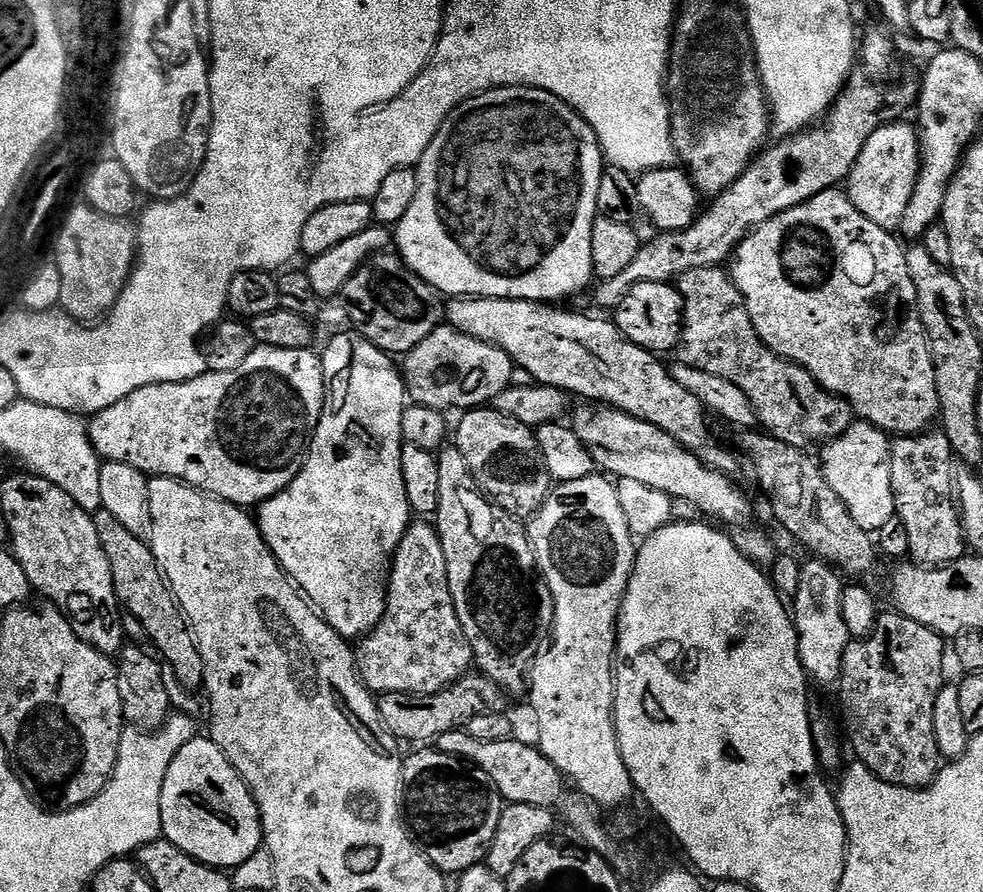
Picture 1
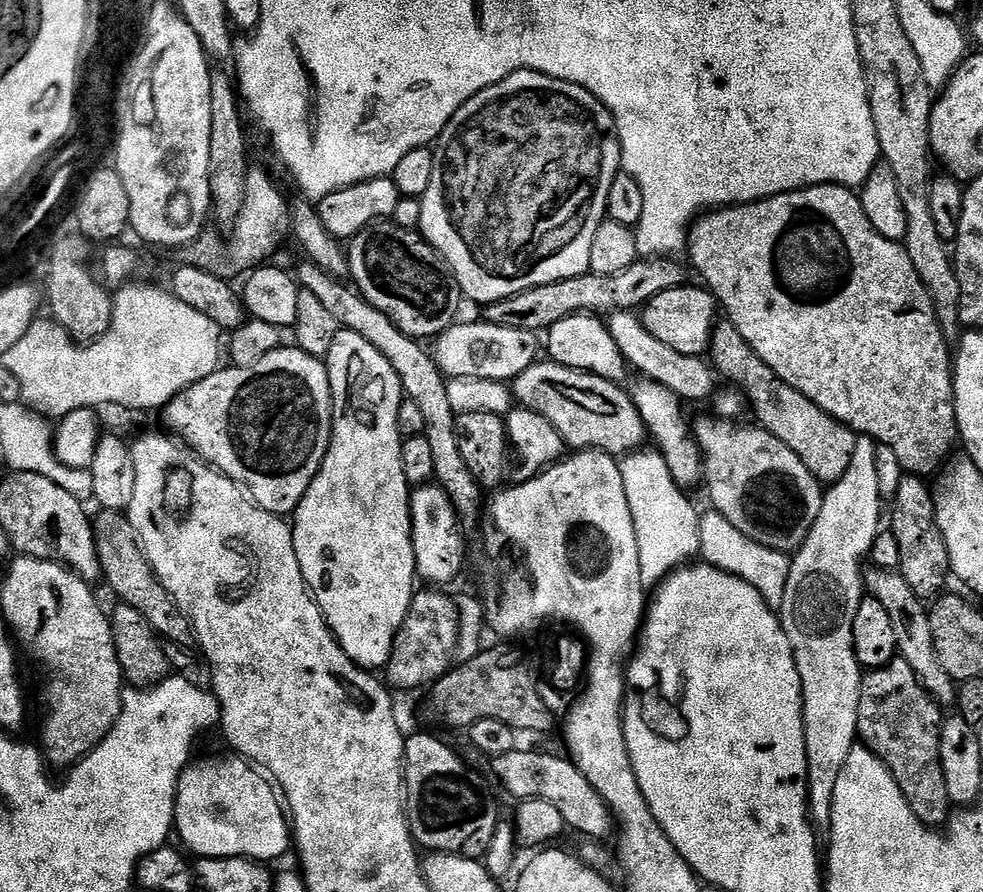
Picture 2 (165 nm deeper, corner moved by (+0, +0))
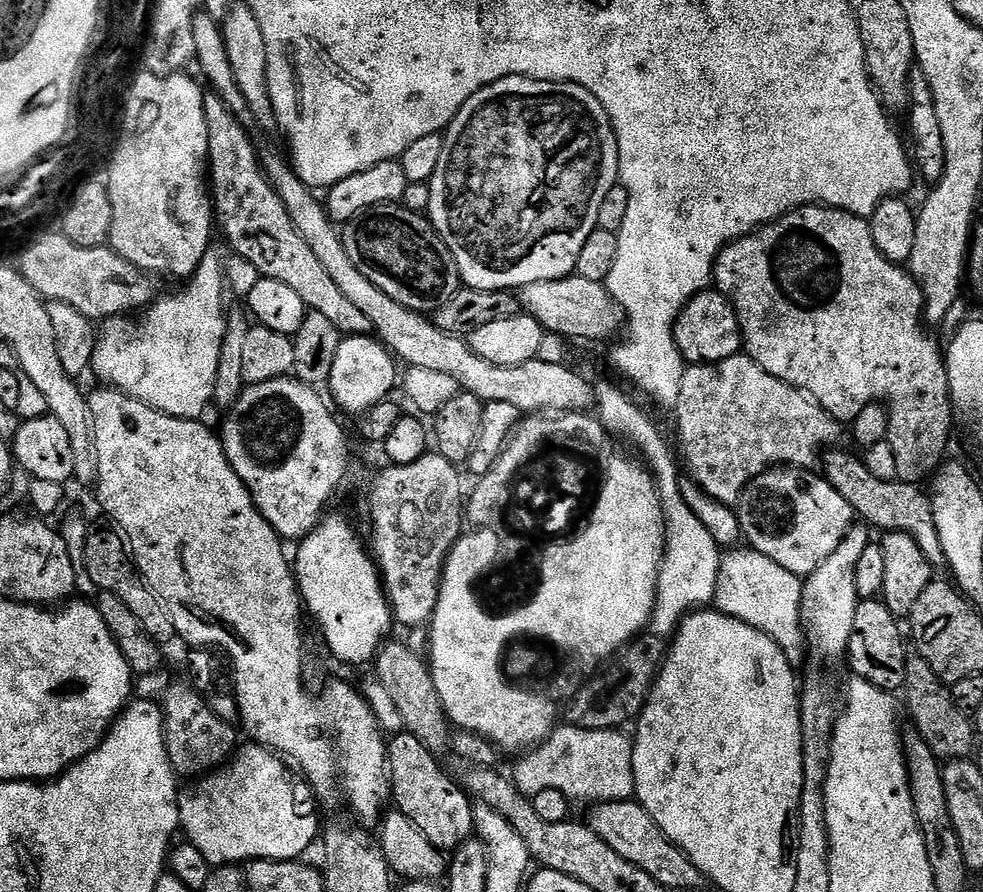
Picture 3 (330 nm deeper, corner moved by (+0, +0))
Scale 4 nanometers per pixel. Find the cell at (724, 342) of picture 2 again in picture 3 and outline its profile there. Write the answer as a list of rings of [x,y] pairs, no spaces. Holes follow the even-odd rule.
[[[828,450],[823,453],[824,472],[822,476],[828,481],[830,487],[838,490],[842,498],[846,498],[846,502],[850,502],[853,513],[859,519],[861,516],[865,520],[861,521],[873,529],[876,527],[884,532],[904,532],[907,536],[912,536],[931,565],[943,565],[944,551],[942,542],[938,538],[938,530],[934,526],[934,510],[929,493],[923,487],[915,484],[902,484],[892,478],[879,480],[874,473],[868,472],[856,457],[848,452],[836,451],[840,450]]]

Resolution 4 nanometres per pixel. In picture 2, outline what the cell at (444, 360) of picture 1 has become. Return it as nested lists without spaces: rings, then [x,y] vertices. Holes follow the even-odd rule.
[[[477,322],[477,324],[453,323],[435,337],[434,359],[436,367],[445,377],[482,378],[483,380],[498,380],[511,382],[521,376],[531,364],[537,363],[536,340],[537,333],[526,330],[514,330],[506,326],[494,326]]]

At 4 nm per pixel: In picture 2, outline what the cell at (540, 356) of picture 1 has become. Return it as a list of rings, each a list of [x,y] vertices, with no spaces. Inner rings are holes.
[[[728,418],[711,419],[694,424],[711,507],[754,542],[772,551],[795,553],[818,522],[825,493],[820,481],[802,466],[802,458],[786,442],[778,442],[765,428],[739,428]]]

